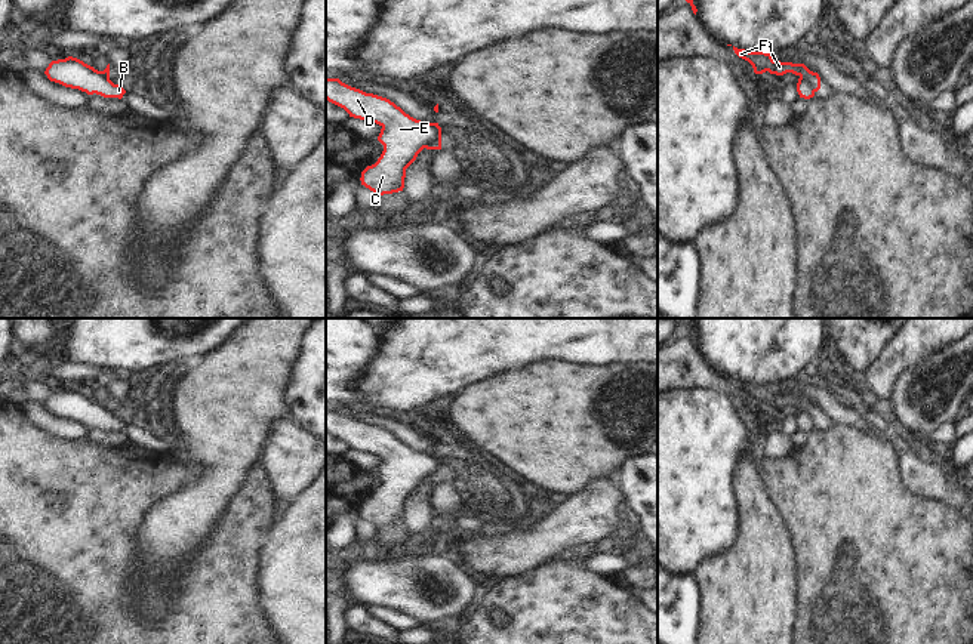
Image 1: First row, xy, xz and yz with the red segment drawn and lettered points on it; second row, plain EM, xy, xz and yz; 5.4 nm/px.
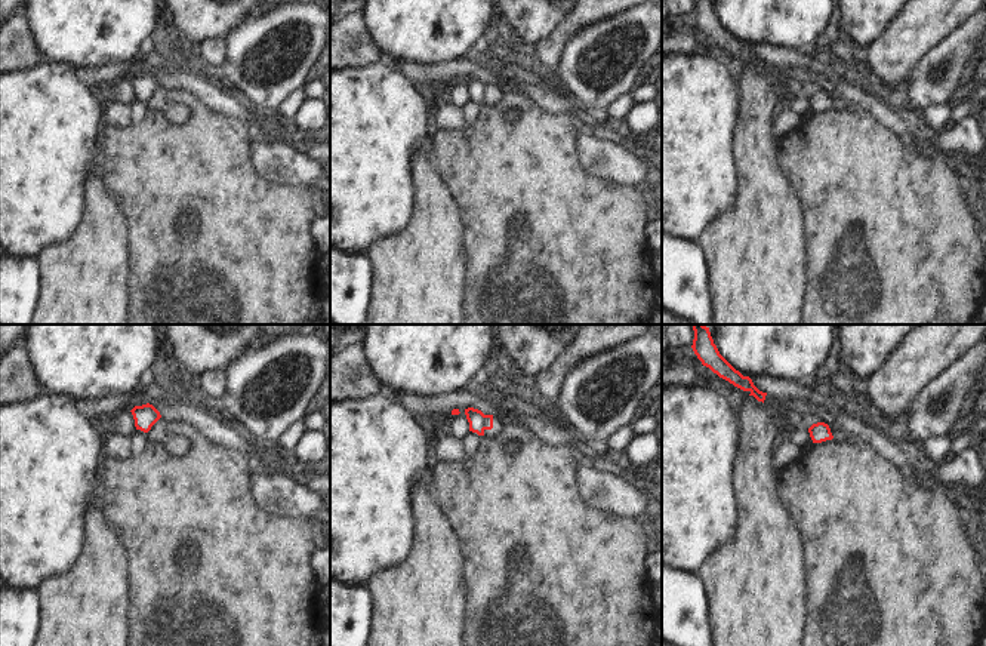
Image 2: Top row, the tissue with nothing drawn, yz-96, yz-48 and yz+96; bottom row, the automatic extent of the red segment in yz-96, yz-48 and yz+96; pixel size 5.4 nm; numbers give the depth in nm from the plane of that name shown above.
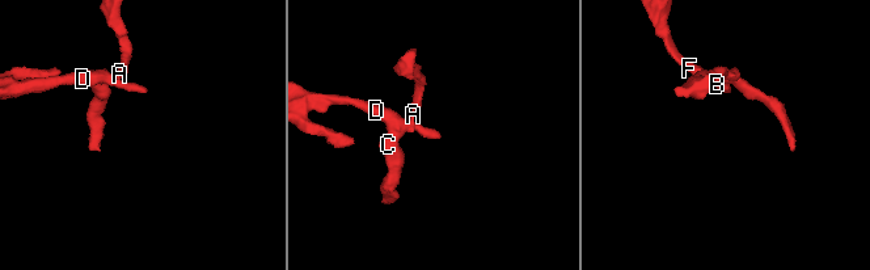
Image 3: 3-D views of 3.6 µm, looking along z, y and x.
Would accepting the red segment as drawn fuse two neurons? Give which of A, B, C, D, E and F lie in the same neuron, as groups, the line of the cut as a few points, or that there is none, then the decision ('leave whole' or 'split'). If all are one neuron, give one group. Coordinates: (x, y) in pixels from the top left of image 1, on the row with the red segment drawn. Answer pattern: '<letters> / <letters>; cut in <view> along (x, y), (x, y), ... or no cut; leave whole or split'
A F / B C D E; cut in yz along (800, 76), (806, 77), (815, 91); split

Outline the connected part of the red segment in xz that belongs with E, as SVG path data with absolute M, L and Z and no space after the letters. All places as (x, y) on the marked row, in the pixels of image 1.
M326 78L326 99L344 108L350 117L369 120L382 127L378 141L384 145L384 151L375 164L367 166L361 172L360 178L361 185L373 191L376 195L403 191L406 169L429 142L441 136L441 127L438 123L416 120L389 99L351 87L339 78Z

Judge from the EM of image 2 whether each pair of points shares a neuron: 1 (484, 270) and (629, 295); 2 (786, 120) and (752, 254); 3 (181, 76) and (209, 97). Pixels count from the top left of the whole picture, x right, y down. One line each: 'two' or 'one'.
1: one
2: two
3: one

